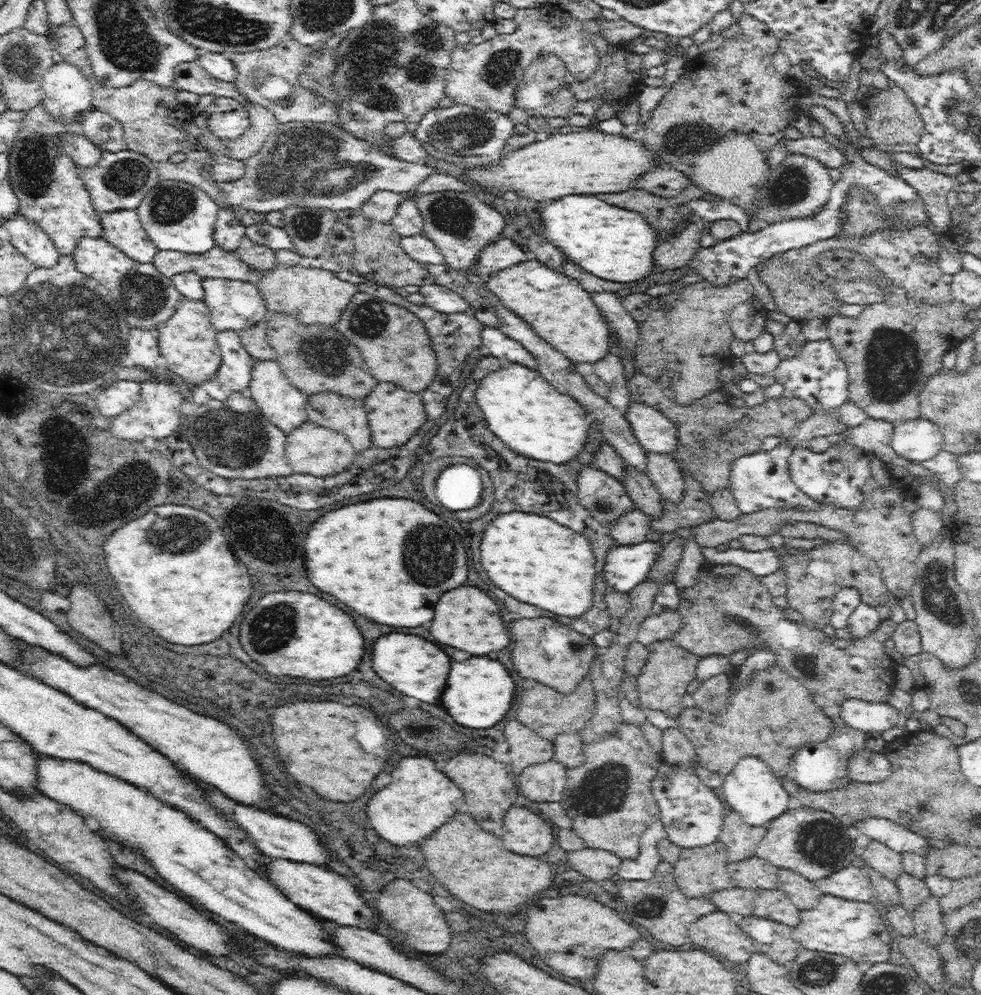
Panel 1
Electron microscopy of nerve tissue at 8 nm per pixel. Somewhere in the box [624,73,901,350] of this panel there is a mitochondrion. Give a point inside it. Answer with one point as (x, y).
(790, 188)

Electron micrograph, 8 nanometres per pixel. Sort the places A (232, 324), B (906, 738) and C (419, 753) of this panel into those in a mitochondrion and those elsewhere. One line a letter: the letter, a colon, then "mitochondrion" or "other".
A: other
B: other
C: other

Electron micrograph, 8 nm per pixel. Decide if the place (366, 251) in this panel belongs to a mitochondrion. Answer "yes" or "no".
no

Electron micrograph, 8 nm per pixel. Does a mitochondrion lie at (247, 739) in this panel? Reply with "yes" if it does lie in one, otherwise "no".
no

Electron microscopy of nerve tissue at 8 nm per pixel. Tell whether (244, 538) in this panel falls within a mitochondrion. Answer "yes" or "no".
no

